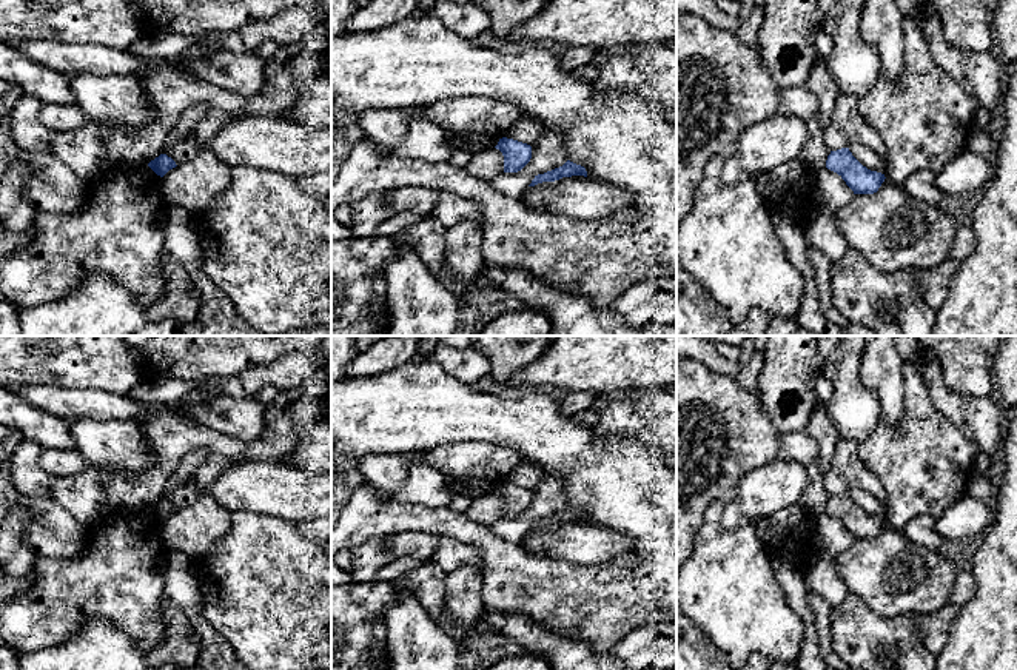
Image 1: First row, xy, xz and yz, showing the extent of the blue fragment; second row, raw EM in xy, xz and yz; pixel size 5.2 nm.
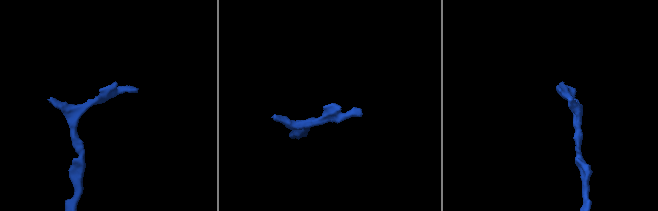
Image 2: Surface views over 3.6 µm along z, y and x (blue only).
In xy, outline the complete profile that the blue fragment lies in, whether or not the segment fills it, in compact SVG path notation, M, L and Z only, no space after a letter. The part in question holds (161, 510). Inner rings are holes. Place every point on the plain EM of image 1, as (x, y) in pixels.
M160 499L148 508L148 511L160 522L163 522L170 514L176 513L176 507L166 499Z

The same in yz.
M849 493L831 496L826 513L837 518L854 539L874 539L886 524L884 519L863 511Z

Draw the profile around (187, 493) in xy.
M190 477L185 484L160 496L160 499L166 499L176 507L176 510L182 510L194 504L199 496L200 496L200 491L196 488L194 479Z

